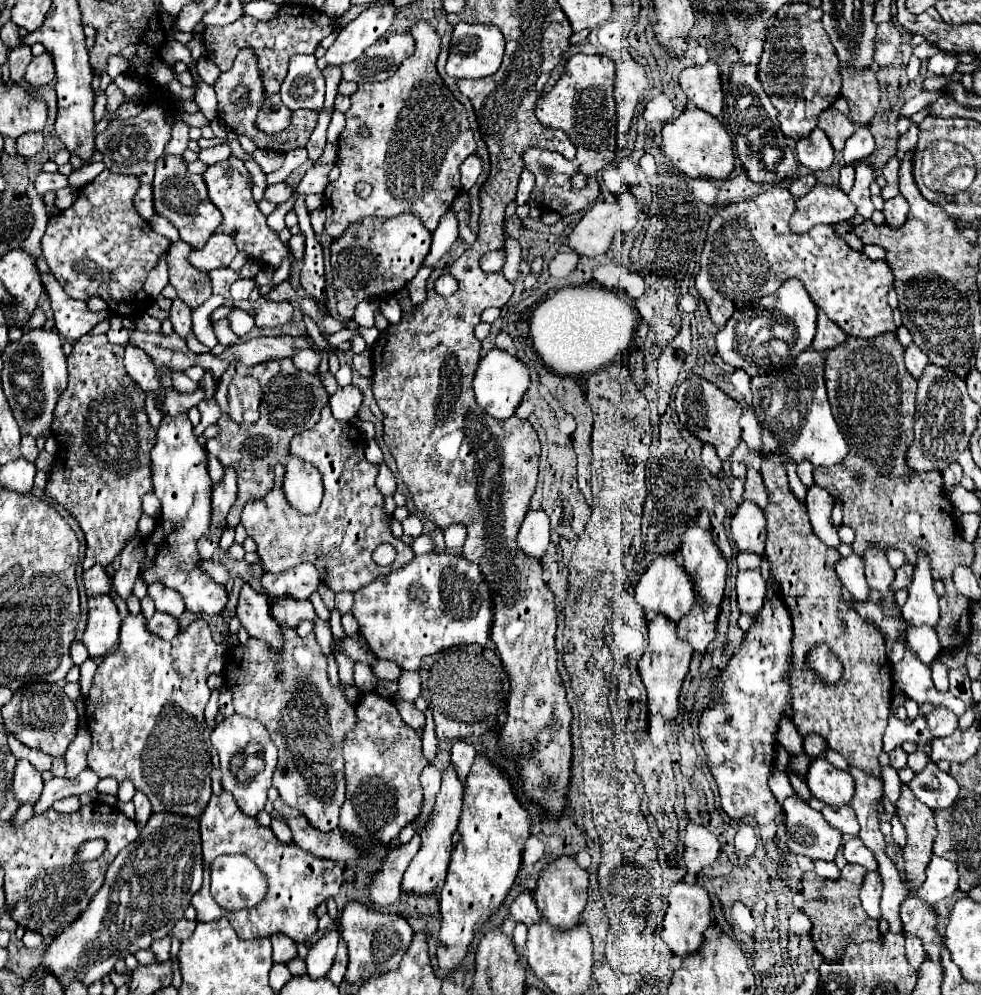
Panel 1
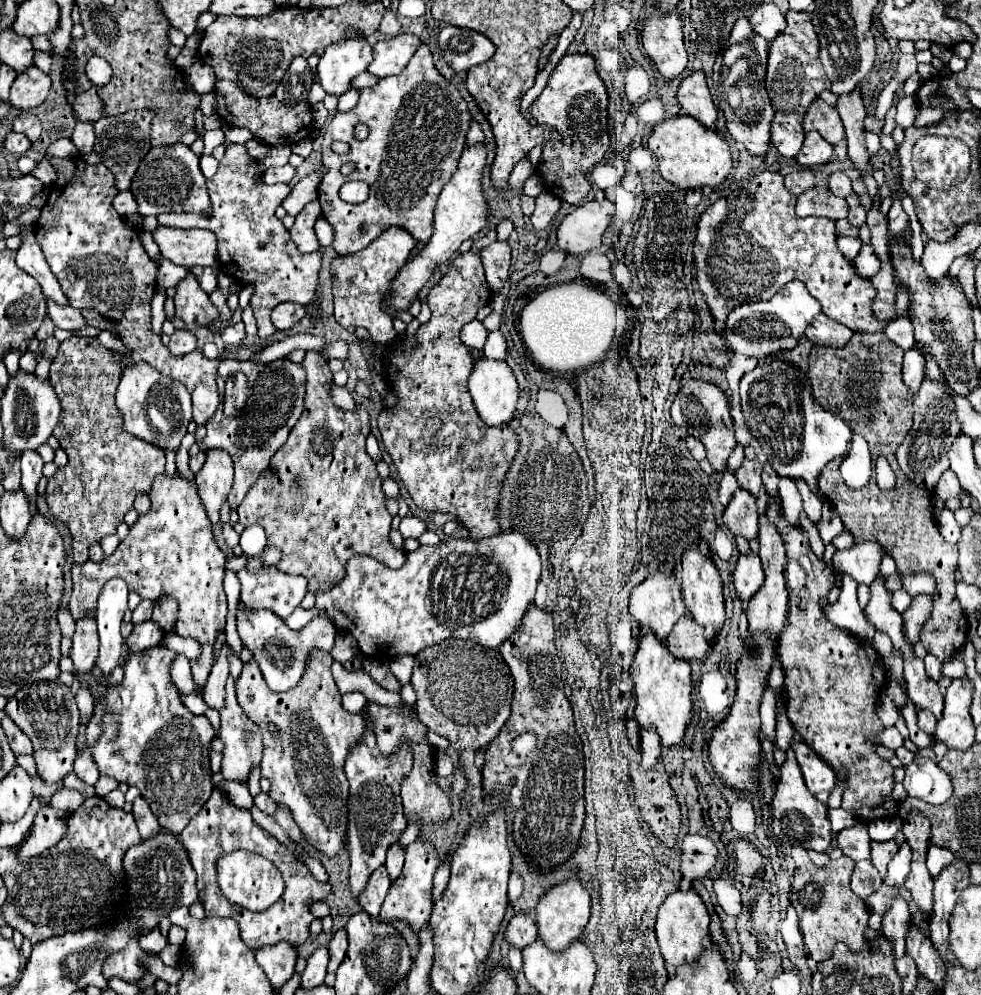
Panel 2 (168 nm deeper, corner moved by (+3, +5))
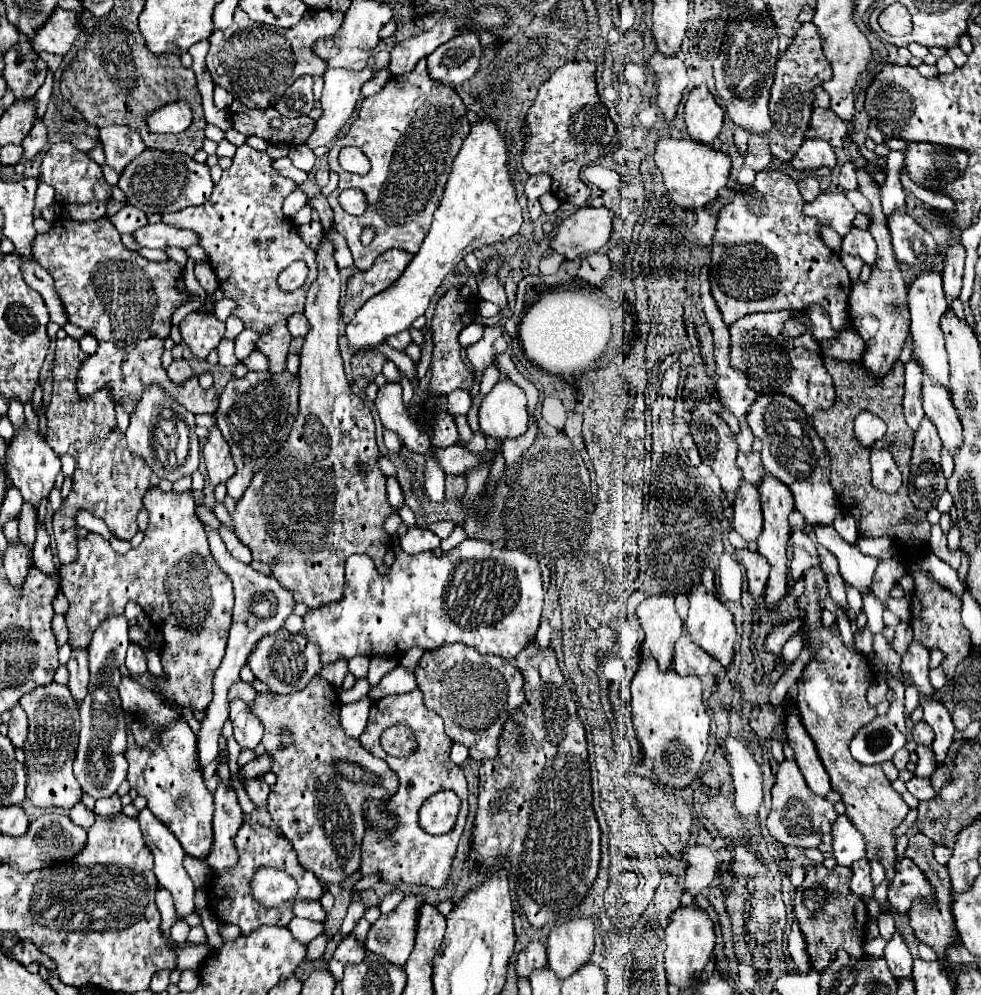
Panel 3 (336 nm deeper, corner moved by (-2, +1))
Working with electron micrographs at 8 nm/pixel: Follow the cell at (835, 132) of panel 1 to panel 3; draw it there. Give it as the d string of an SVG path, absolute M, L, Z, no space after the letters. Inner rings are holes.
M813 109L809 129L805 131L805 137L819 137L827 141L831 147L843 147L847 141L847 129L849 125L841 121L831 109Z

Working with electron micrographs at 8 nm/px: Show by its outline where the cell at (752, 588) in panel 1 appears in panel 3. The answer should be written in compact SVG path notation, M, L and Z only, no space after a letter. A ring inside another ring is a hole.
M749 549L739 551L739 559L745 567L747 583L749 583L749 593L753 595L763 595L767 587L767 577L769 577L769 561L761 553L751 553Z

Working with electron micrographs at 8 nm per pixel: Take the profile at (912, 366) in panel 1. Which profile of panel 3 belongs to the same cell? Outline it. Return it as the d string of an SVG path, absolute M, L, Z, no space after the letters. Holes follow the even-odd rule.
M911 359L905 365L905 397L903 397L903 413L907 419L907 425L915 433L921 419L923 419L923 407L921 407L921 369Z

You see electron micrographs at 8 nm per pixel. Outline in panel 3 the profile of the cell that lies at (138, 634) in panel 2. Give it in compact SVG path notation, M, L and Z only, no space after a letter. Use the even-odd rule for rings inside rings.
M129 645L127 649L127 657L125 657L125 665L129 669L129 675L135 677L135 675L143 675L147 673L147 661L145 661L145 653L139 645Z

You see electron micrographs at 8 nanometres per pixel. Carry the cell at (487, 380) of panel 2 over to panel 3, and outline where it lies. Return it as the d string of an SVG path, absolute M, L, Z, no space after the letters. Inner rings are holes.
M499 381L479 409L481 433L497 441L515 439L527 431L527 397L513 381Z

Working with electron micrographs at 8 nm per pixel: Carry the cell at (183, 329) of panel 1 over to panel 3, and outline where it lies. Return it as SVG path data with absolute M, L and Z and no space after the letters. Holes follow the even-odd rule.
M179 359L179 361L173 361L173 363L171 363L171 367L167 369L167 377L169 377L173 383L181 385L183 381L191 379L191 377L193 377L193 373L191 373L189 363L187 363L185 359Z

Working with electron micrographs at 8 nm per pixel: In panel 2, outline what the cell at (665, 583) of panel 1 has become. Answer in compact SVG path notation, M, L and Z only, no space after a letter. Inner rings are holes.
M650 573L636 589L630 593L630 615L644 627L646 631L652 631L658 639L666 639L676 625L676 621L686 613L686 605L682 599L682 589L672 573Z

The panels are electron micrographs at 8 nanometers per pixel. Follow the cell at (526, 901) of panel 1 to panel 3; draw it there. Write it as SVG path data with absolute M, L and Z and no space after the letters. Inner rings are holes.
M539 941L529 943L519 955L517 955L517 977L527 979L535 969L543 969L547 965L545 945Z

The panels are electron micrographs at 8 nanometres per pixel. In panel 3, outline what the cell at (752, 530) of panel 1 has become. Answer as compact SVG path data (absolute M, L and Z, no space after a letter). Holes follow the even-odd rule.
M743 481L733 501L733 529L745 541L755 541L761 535L761 527L763 527L763 517L761 517L757 487Z

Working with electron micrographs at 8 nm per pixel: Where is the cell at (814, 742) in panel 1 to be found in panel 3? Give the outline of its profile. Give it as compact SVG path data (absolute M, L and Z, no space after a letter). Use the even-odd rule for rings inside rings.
M785 759L779 765L777 781L771 789L771 811L767 817L767 829L771 837L775 837L783 845L793 847L819 847L821 837L829 833L831 823L837 819L837 811L833 809L833 803L829 803L825 797L815 795L801 777L801 771L797 769L797 763L793 759Z

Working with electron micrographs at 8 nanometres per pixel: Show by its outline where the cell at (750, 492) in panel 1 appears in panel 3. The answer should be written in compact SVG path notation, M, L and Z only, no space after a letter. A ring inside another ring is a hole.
M755 451L749 453L739 453L737 455L737 465L743 471L743 479L751 485L759 485L763 475L765 475L765 467L761 463L761 455Z

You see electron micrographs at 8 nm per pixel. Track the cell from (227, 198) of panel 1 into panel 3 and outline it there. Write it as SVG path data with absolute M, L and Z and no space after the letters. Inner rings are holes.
M241 145L233 157L233 165L223 171L223 177L213 187L213 195L201 207L187 207L177 213L165 213L163 223L189 229L199 235L199 245L205 249L213 271L219 277L219 287L225 299L233 299L237 309L233 317L241 319L245 329L259 333L257 351L269 359L269 373L285 371L285 357L291 343L287 319L293 313L303 313L305 293L317 277L315 251L305 245L295 223L291 233L291 221L283 215L283 199L297 187L295 181L281 177L265 151L255 151L249 145ZM293 261L305 261L309 267L307 281L297 291L281 291L277 275Z

